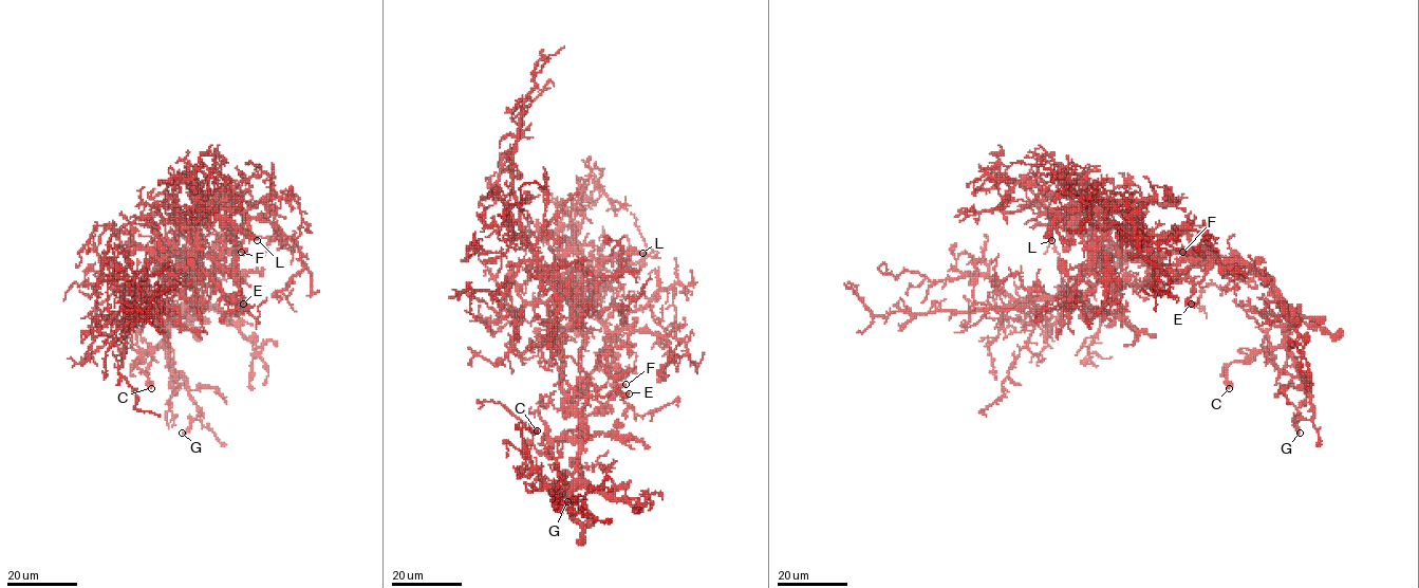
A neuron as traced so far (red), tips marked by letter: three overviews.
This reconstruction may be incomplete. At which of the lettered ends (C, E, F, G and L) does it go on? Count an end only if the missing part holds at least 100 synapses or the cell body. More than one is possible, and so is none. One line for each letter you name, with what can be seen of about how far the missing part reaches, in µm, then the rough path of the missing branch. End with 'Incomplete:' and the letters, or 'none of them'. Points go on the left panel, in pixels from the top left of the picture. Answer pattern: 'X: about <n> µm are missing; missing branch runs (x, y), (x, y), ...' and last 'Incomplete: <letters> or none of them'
L: about 70 µm are missing; missing branch runs (257, 240), (293, 278), (315, 280), (328, 295), (316, 312), (313, 333), (321, 348)
Incomplete: L

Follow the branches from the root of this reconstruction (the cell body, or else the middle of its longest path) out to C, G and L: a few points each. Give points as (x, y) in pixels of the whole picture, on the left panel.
C: (197, 265), (191, 302), (161, 344), (148, 350), (136, 363), (151, 388)
G: (197, 265), (194, 298), (170, 328), (167, 346), (167, 360), (200, 417), (190, 419), (182, 433)
L: (197, 265), (190, 256), (175, 253), (175, 238), (198, 221), (210, 204), (257, 240)

